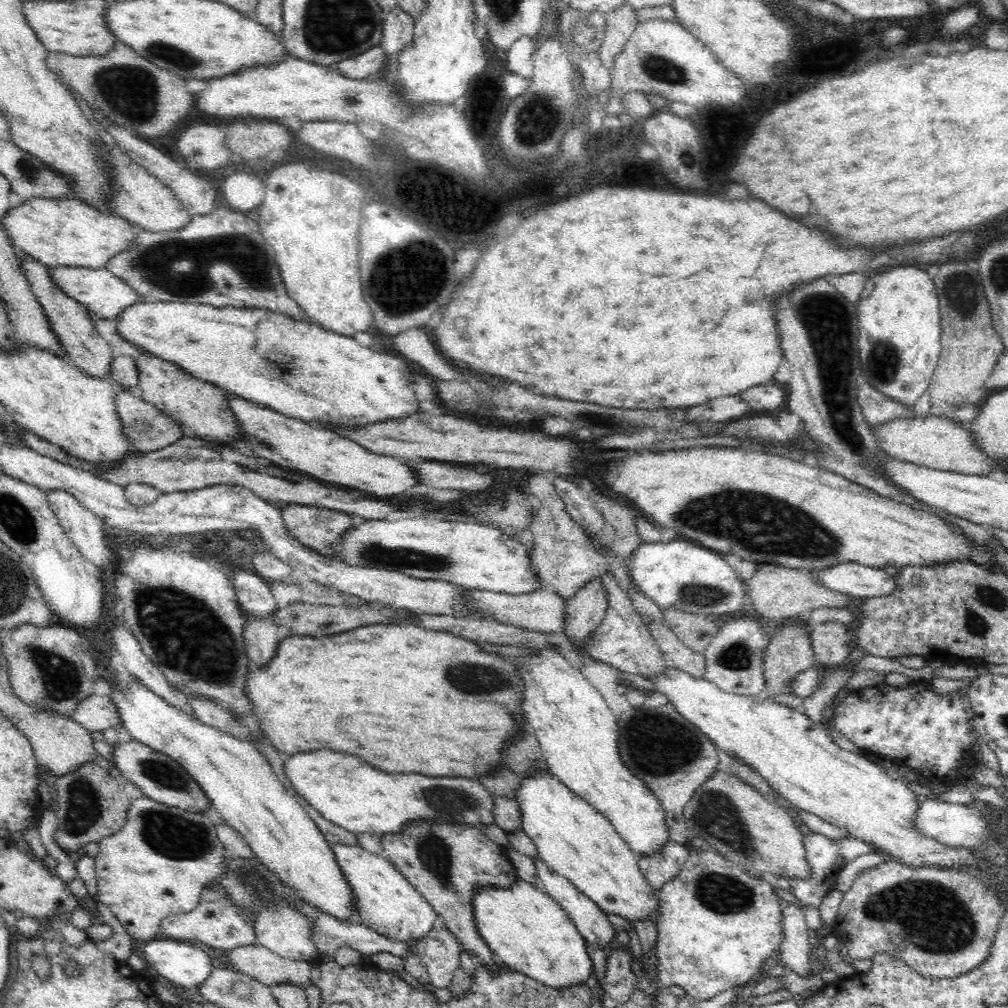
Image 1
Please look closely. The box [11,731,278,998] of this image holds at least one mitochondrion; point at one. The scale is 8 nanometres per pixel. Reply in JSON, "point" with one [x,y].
{"point":[174,835]}

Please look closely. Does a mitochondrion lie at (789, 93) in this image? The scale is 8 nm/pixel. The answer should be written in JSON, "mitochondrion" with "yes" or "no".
{"mitochondrion":"no"}

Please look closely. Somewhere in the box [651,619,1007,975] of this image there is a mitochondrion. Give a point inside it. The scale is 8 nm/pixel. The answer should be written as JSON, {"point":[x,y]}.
{"point":[932,915]}

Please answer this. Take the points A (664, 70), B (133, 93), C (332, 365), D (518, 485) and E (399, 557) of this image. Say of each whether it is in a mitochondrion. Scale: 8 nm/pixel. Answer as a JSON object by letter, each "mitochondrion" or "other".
{"A":"mitochondrion","B":"mitochondrion","C":"other","D":"other","E":"mitochondrion"}

